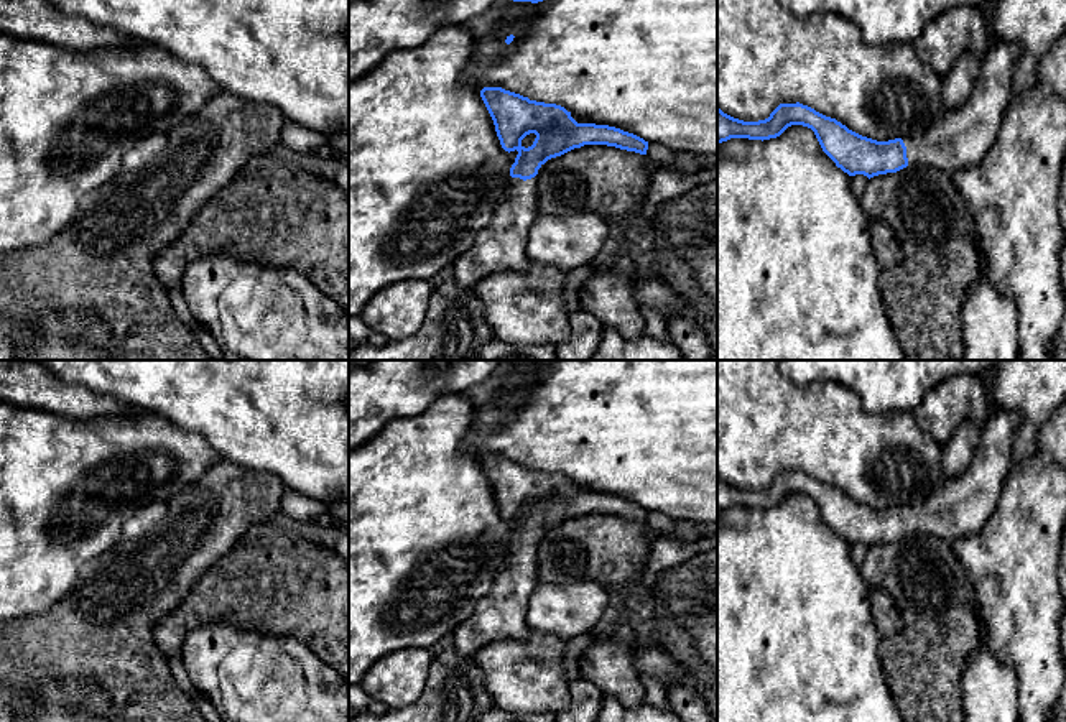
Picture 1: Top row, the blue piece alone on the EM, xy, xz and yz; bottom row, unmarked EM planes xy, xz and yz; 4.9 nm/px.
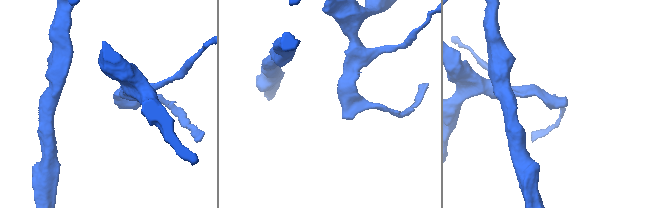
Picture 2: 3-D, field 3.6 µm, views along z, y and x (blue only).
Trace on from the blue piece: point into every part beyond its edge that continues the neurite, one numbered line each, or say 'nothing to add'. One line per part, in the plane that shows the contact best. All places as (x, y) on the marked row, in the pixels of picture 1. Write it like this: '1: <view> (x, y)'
1: yz (958, 138)

